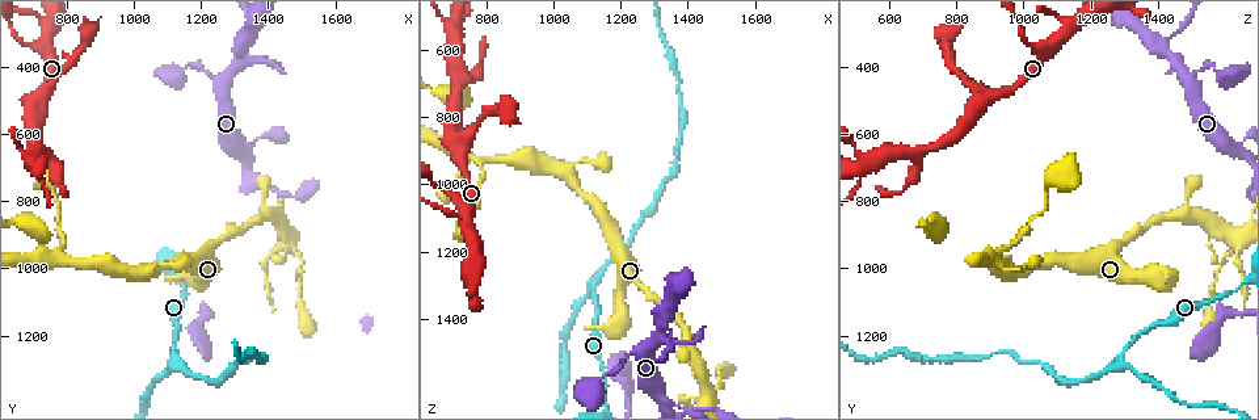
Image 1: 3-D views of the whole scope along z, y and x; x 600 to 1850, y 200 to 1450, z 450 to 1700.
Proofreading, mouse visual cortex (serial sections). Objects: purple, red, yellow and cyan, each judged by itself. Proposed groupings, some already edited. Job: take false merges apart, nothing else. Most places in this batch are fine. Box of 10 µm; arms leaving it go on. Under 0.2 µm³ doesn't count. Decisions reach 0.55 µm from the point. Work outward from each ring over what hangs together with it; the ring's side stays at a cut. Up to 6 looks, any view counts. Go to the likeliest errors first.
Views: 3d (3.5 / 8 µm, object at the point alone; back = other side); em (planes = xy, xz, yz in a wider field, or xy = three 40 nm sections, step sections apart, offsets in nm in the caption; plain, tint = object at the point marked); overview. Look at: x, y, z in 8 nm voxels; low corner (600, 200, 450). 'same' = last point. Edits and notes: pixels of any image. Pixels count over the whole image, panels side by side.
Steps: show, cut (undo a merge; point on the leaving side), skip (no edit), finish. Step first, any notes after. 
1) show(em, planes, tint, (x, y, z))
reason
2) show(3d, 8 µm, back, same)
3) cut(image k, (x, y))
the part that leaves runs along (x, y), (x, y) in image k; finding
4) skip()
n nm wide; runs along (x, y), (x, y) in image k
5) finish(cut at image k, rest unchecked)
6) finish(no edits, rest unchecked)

show(3d, 3.5 µm, (1120, 1260, 1290))
sharp bend

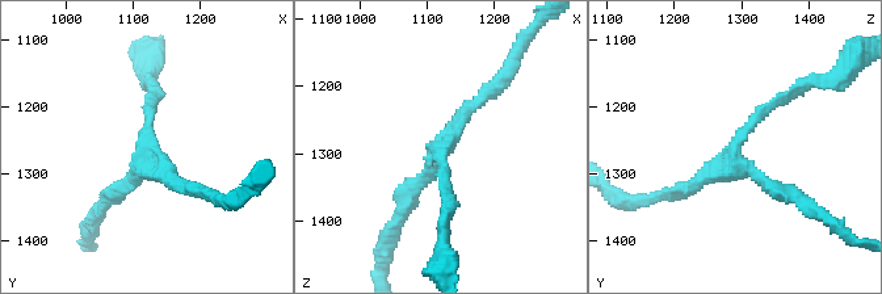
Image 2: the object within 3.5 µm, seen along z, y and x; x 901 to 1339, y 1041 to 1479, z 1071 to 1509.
show(em, xy, step 1, tint, (1120, 1260, 1290))
now the EM

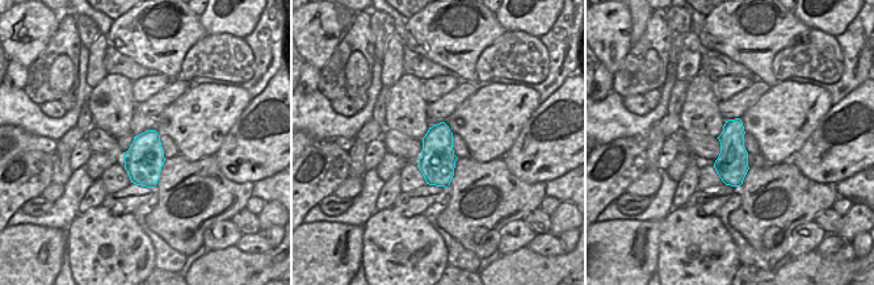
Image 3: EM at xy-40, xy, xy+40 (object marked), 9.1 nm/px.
show(em, planes, tint, same)

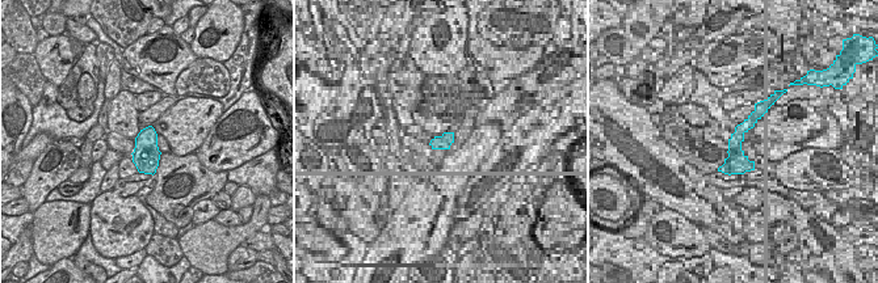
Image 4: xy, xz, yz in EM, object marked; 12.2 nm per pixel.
skip()
runs along (797, 89), (679, 187) in image 2; all the same cell

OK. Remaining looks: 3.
show(3d, 3.5 µm, (780, 970, 930))
sharp bend

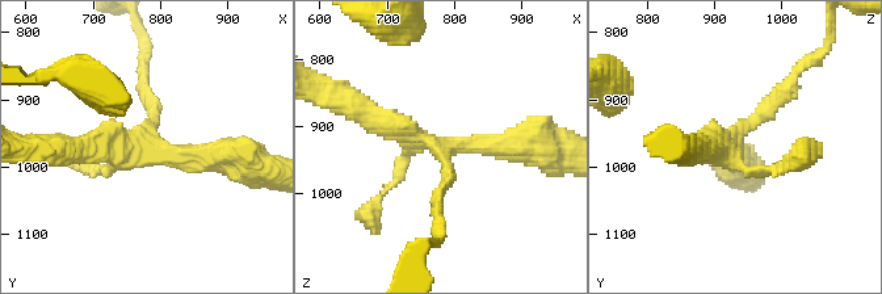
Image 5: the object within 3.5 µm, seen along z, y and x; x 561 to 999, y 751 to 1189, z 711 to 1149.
show(em, xy, step 5, tint, (780, 970, 925))
shape alone is not enough

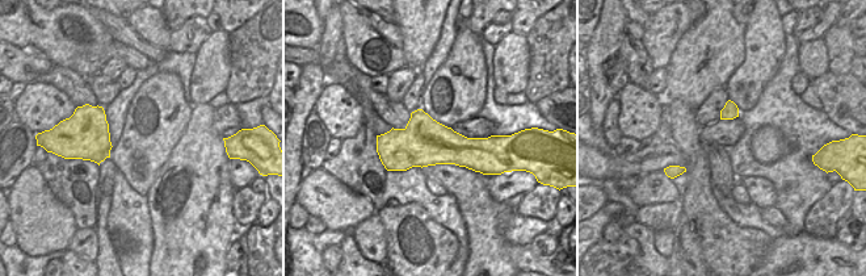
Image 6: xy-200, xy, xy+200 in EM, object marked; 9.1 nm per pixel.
skip()
runs along (242, 159), (156, 155), (145, 87) in image 5; all the same cell

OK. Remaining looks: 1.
finish(no edits, rest unchecked)

